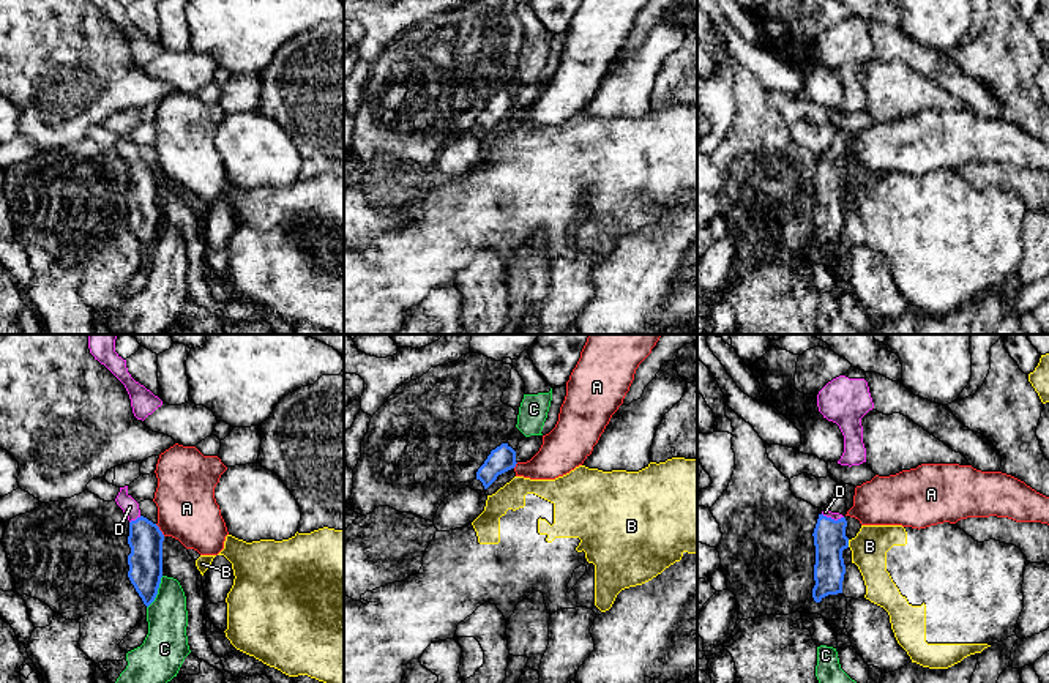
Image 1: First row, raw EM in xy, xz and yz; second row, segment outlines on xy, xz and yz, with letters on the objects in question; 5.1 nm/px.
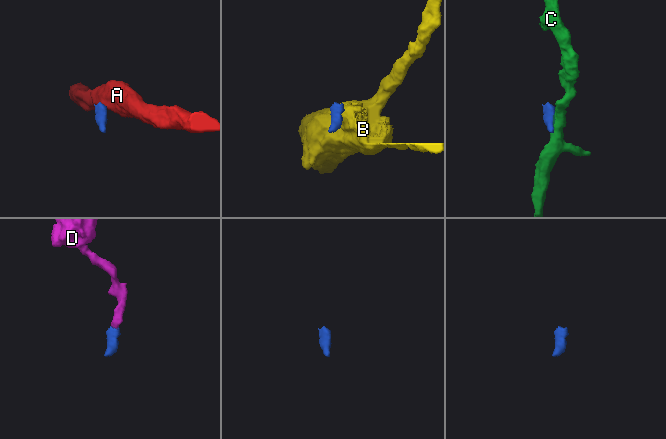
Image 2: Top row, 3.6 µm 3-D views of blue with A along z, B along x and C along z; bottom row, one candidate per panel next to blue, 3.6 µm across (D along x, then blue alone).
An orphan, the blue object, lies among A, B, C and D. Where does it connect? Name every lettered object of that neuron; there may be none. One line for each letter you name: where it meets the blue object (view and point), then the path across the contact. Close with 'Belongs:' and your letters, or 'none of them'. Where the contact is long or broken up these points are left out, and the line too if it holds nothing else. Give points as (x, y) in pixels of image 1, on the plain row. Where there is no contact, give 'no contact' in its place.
D: contact xy (136, 166); way xy (145, 186), (136, 166), (130, 153)
Belongs: D

